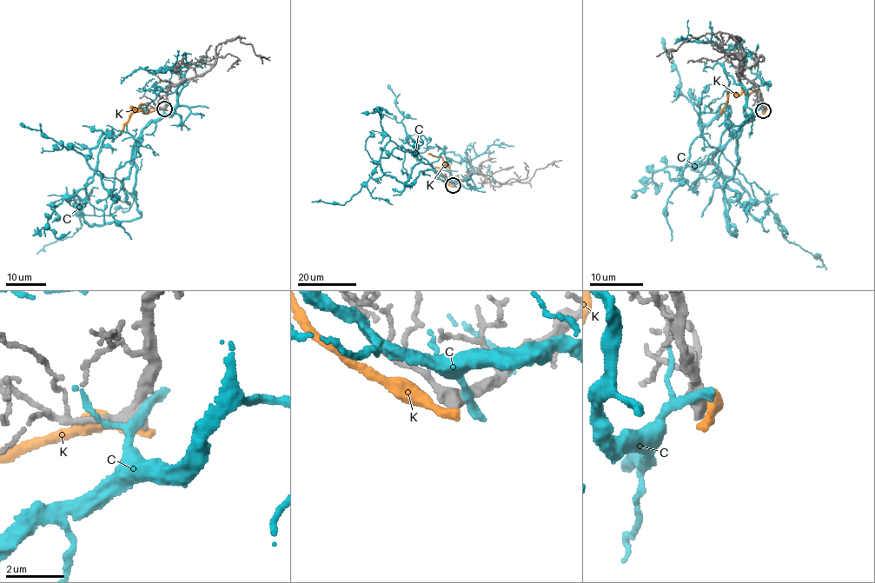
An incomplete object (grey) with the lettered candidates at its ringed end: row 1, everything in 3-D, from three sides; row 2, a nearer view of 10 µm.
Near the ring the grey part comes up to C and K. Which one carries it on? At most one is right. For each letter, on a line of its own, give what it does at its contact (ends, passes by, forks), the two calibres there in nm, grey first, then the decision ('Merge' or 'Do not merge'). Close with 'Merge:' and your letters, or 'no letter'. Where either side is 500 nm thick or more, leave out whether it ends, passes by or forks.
C: It ends there. Thickness 440 nm (grey) against 400 nm. Do not merge
K: It ends there. Thickness 360 nm (grey) against 360 nm. Do not merge
Merge: no letter

